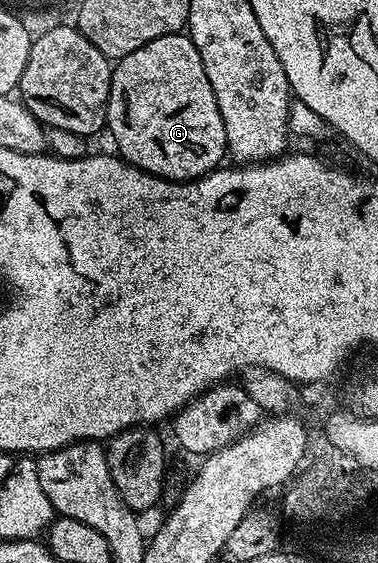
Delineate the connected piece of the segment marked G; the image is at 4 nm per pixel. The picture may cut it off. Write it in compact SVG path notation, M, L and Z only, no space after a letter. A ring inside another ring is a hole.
M186 33L156 37L156 41L148 41L148 45L140 45L140 49L128 53L123 59L119 59L113 64L110 73L110 96L106 102L106 127L114 139L114 146L121 158L132 164L133 167L147 171L149 175L155 175L161 179L173 179L176 183L193 181L200 178L201 175L206 175L209 171L215 170L228 155L224 117L220 115L220 105L216 103L216 93L212 91L212 84L208 81L208 73L204 73L204 61L200 61L200 53L196 53L196 45Z

